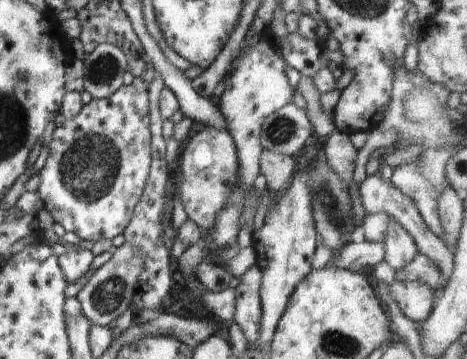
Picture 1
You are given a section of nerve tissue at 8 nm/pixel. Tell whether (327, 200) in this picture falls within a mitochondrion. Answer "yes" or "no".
yes

